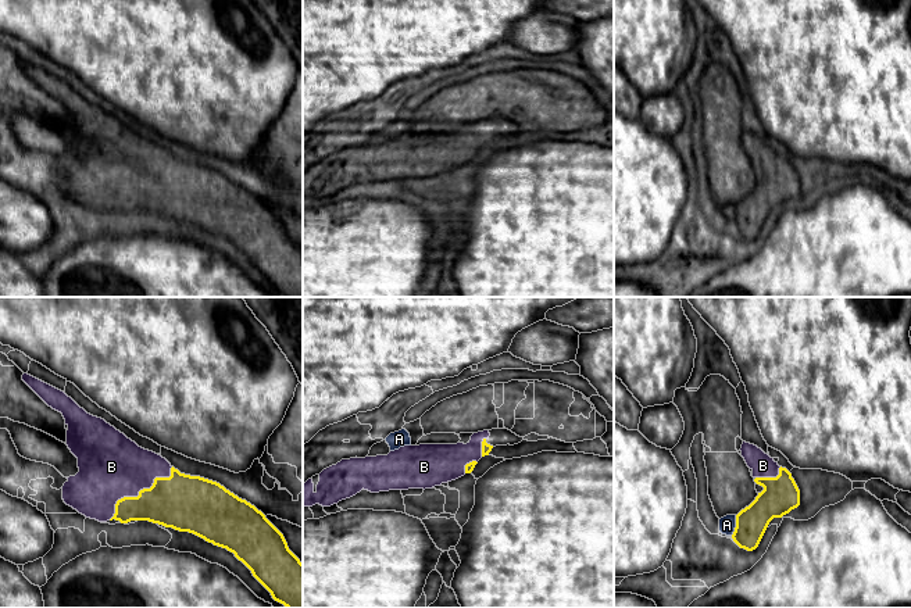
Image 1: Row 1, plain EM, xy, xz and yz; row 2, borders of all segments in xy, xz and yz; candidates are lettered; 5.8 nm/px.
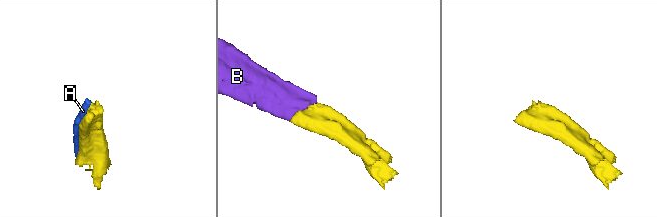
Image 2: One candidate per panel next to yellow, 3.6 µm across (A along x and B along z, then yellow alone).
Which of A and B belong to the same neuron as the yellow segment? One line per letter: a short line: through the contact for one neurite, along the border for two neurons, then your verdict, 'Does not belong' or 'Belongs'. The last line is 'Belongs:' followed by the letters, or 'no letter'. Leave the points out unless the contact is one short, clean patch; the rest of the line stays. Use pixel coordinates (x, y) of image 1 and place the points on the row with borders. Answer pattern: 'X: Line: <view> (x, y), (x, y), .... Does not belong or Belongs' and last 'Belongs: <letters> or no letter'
A: Does not belong
B: Belongs
Belongs: B

